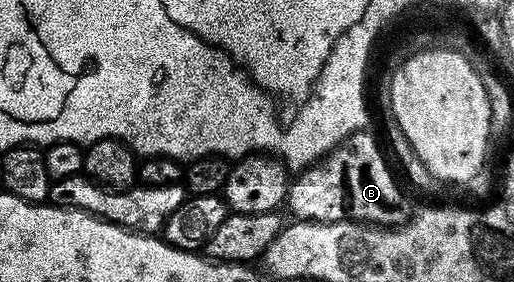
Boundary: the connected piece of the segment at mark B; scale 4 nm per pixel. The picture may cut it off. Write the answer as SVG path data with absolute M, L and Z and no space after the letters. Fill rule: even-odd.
M359 132L348 136L319 162L313 162L305 170L295 173L284 206L294 213L293 217L299 222L348 222L353 219L356 222L389 226L405 223L408 218L406 198L402 195L402 190L398 187L398 182L394 179L394 174L390 171L377 140L370 135L370 132Z

